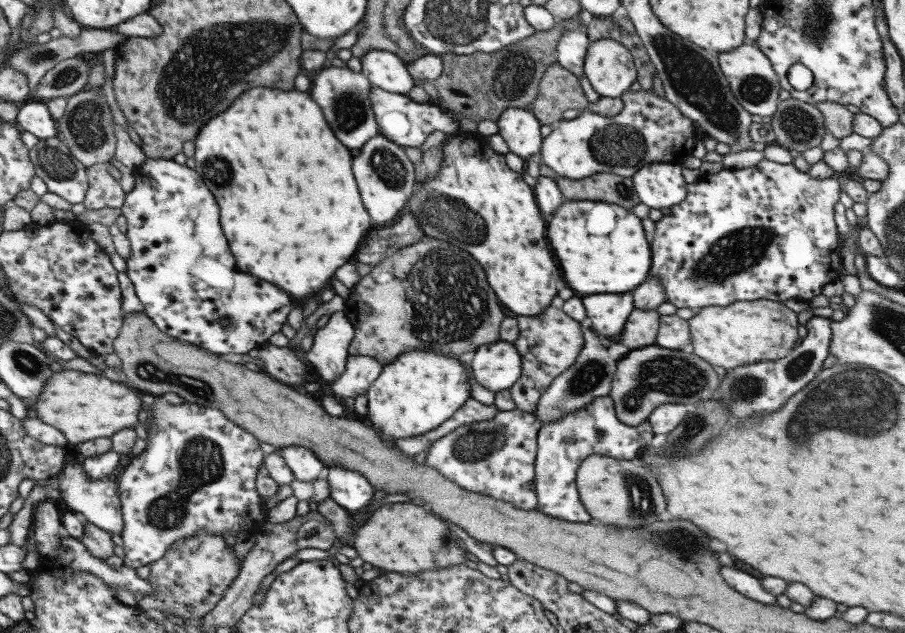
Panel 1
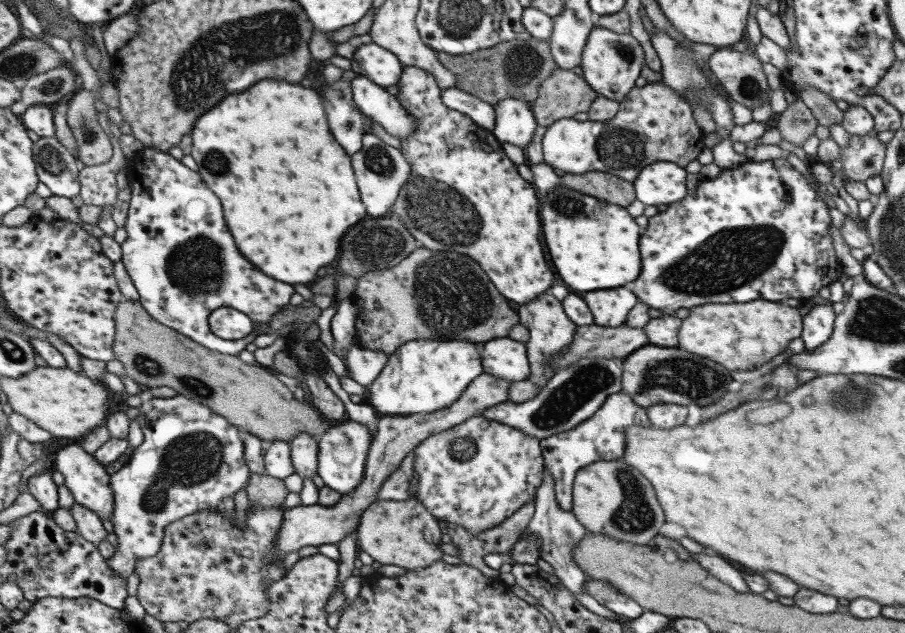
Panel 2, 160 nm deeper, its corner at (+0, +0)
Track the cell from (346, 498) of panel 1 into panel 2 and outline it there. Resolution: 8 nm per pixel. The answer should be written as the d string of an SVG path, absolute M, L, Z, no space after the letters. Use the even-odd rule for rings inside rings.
M349 419L341 424L327 426L325 432L316 439L316 474L327 488L340 495L349 494L361 482L370 440L369 429Z

